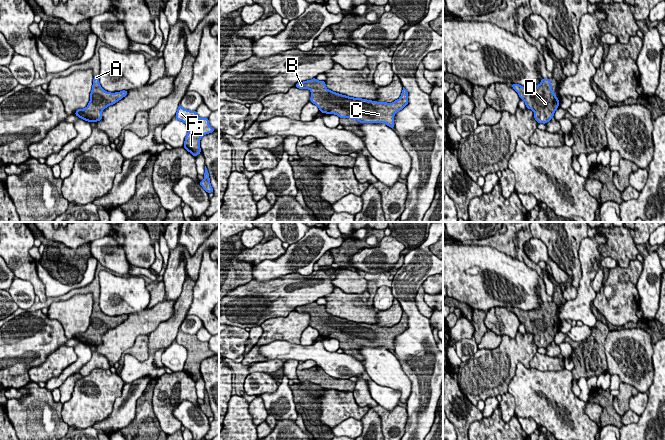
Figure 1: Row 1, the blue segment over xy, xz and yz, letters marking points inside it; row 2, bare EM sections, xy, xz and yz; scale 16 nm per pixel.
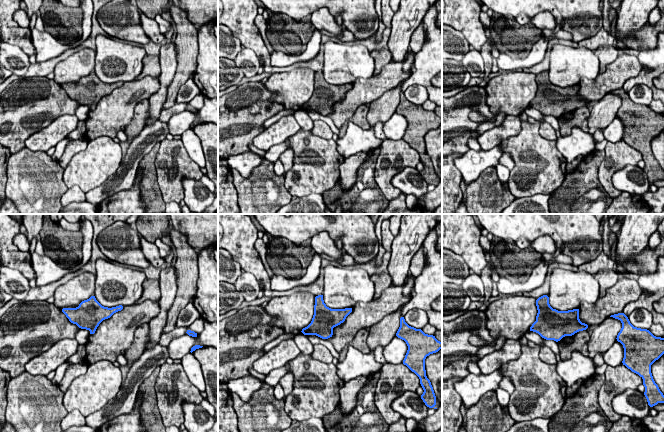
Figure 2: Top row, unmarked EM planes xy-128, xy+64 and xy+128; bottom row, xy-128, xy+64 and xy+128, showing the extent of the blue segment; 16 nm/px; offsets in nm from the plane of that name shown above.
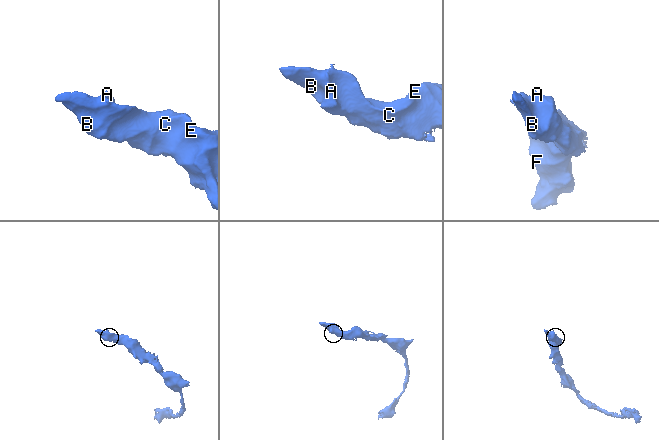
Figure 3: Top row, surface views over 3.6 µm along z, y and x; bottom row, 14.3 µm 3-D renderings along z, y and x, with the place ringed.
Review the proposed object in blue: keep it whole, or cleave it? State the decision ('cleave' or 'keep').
keep

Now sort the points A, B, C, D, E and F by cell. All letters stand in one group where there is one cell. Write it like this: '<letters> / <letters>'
A B C D E F

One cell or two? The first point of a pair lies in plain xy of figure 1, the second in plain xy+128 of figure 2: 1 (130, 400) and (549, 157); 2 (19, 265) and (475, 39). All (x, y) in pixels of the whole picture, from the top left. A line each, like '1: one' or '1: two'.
1: one
2: one

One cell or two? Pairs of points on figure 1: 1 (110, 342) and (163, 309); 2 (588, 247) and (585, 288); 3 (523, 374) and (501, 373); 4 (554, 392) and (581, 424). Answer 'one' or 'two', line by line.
1: one
2: one
3: two
4: one

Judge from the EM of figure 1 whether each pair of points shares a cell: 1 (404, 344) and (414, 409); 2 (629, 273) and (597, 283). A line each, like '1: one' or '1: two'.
1: one
2: two

